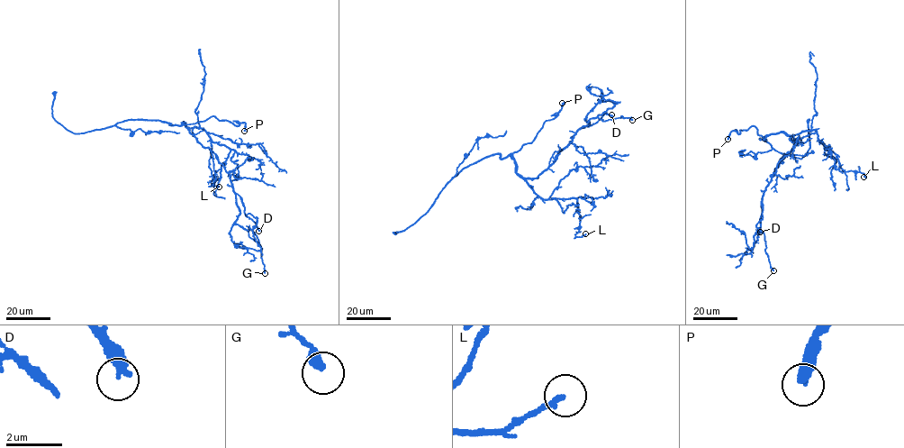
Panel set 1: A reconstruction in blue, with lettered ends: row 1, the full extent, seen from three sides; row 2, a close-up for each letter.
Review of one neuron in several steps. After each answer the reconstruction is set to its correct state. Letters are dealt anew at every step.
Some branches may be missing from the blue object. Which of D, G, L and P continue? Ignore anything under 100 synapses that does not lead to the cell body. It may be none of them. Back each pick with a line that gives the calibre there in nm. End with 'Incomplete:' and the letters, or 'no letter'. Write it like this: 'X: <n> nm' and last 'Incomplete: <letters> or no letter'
P: 380 nm
Incomplete: P

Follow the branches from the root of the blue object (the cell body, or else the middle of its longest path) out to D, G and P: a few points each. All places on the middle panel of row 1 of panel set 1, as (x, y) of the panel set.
D: (528, 178), (536, 178), (549, 167), (580, 129), (594, 123), (606, 113), (611, 114)
G: (528, 178), (549, 167), (592, 118), (604, 121), (621, 115), (632, 120)
P: (528, 178), (517, 172), (512, 153), (532, 141), (543, 123), (557, 114), (555, 114), (562, 108), (562, 103)

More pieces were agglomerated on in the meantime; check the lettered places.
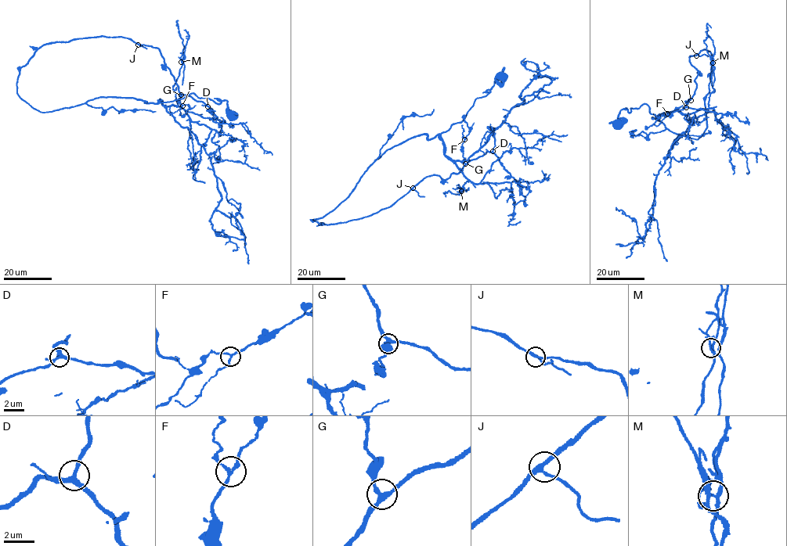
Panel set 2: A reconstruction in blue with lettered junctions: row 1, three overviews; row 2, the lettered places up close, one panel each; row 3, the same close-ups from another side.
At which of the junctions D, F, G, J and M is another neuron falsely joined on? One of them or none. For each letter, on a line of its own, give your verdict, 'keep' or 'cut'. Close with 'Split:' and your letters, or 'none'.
D: keep
F: keep
G: keep
J: keep
M: cut
Split: M

